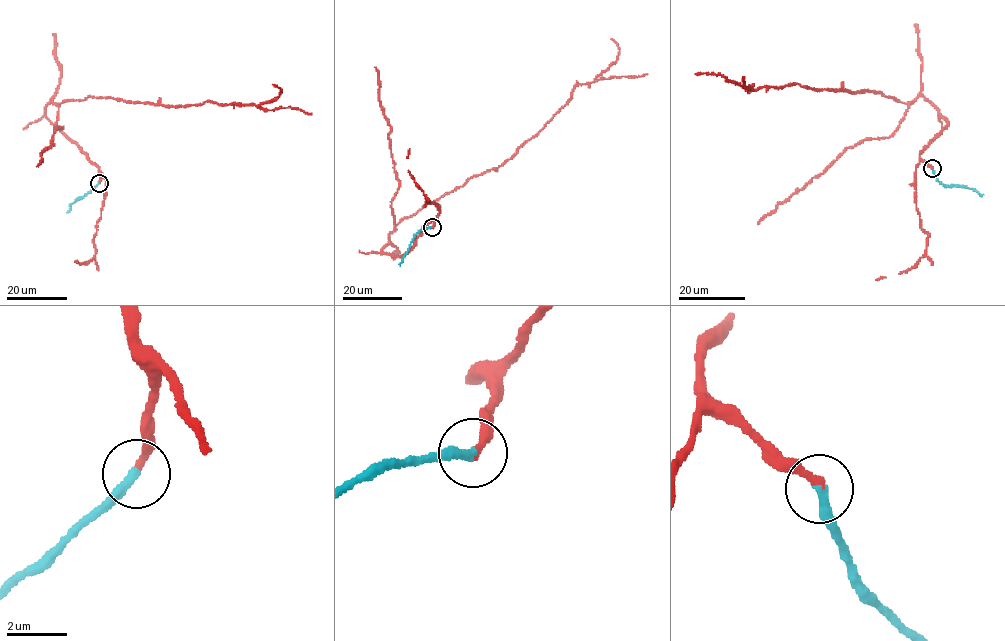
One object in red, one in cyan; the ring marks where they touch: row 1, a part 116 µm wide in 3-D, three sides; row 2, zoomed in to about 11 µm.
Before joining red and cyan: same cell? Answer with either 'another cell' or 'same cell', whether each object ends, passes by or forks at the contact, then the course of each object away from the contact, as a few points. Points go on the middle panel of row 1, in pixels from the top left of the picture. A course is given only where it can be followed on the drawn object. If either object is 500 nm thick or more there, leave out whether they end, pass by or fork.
same cell | red ends | cyan ends | red via (432, 227), (432, 220), (403, 255), (381, 253), (401, 219), (502, 165), (576, 85), (617, 60), (611, 38) | cyan via (432, 227), (417, 233), (400, 265)

